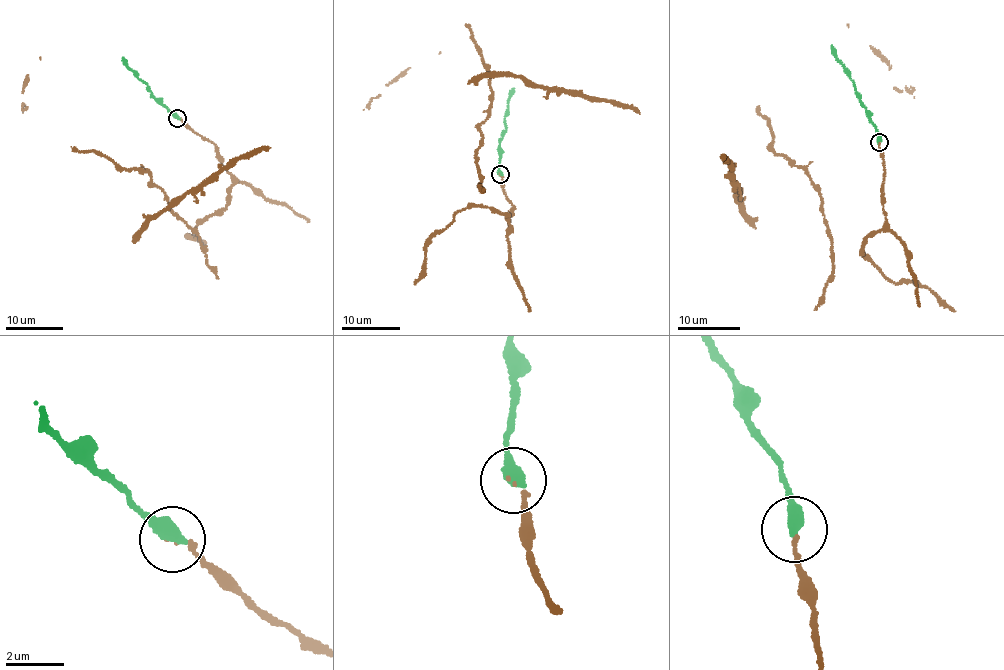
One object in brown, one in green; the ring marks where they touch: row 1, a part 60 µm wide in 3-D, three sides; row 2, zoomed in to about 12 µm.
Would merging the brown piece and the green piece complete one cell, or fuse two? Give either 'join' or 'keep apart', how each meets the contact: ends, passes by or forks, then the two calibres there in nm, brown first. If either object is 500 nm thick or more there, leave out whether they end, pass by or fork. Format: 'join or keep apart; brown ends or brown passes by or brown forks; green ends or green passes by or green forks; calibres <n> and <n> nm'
join; calibres 70 and 500 nm

